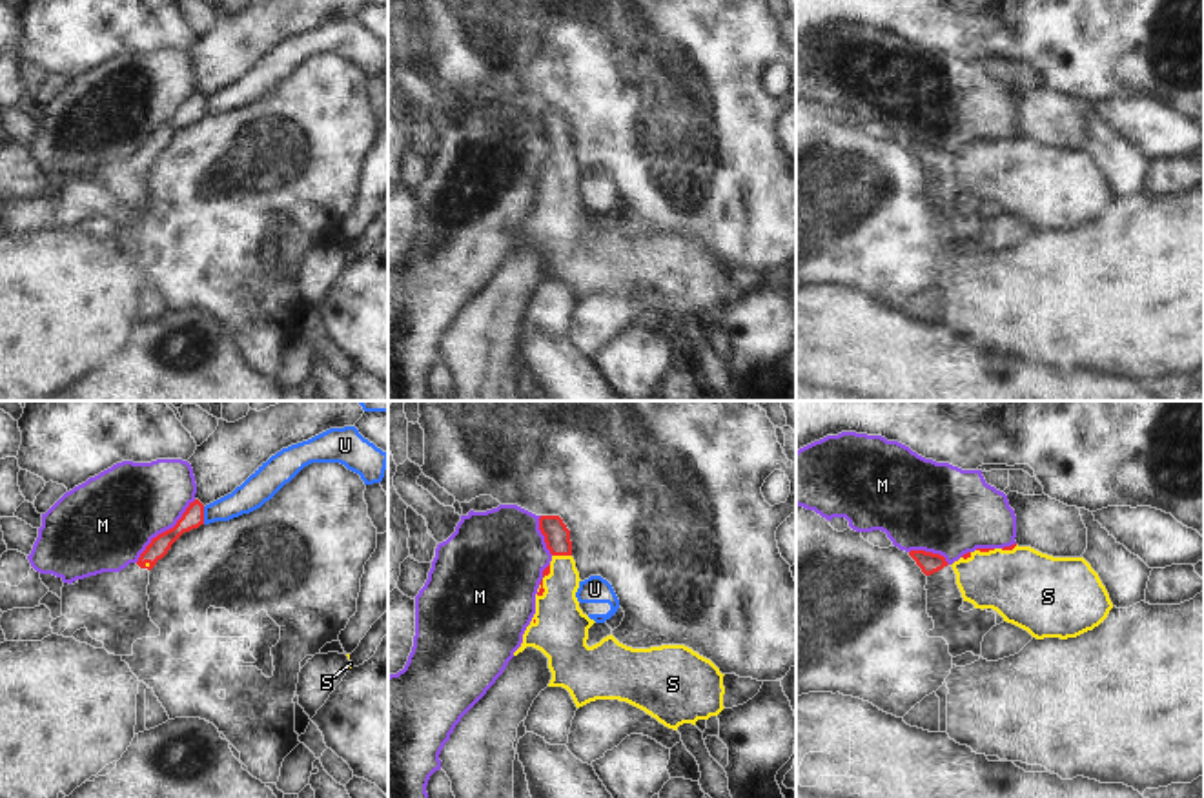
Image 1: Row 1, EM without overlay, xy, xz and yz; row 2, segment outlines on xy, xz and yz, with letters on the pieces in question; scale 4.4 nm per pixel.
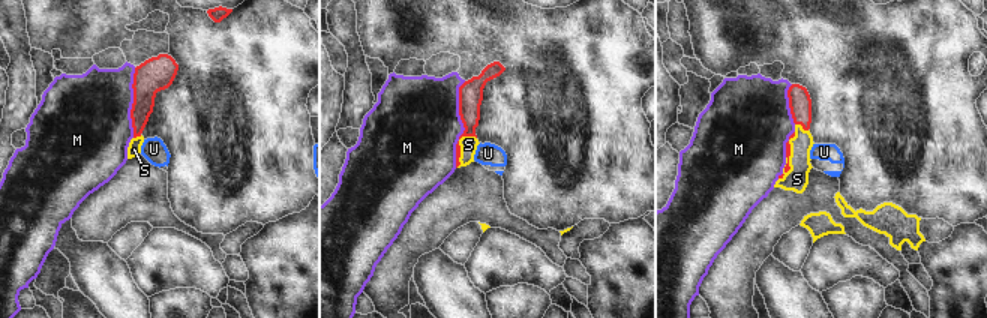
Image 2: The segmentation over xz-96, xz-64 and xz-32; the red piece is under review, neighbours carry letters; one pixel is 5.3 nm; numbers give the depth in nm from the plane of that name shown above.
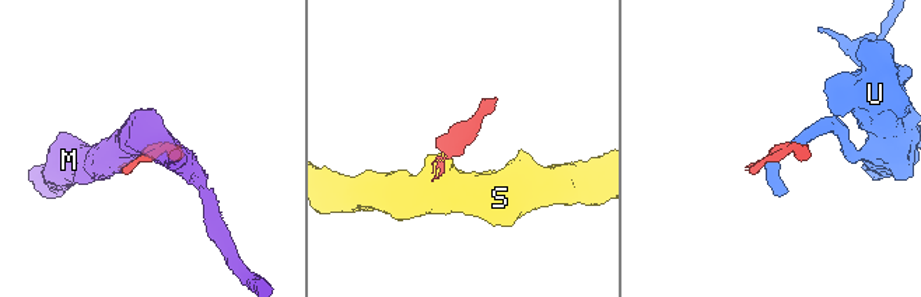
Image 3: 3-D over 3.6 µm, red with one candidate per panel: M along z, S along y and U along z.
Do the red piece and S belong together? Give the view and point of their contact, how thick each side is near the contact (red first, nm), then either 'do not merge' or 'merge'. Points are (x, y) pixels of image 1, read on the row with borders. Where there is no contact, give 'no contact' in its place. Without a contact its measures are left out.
contact xz (561, 554); calibres 110 and 190 nm; merge

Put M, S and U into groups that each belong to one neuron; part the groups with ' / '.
M / S / U

